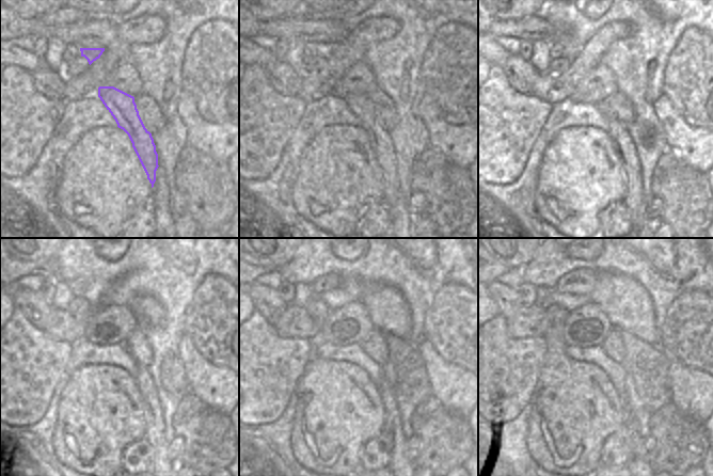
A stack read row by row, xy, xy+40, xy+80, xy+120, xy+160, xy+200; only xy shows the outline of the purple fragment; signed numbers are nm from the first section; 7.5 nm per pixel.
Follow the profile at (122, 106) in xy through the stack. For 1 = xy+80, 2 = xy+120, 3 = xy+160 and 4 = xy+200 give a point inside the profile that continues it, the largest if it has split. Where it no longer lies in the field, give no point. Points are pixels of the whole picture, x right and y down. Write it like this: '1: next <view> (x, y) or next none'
1: next xy+80 (622, 143)
2: next xy+120 (154, 423)
3: next xy+160 (392, 428)
4: next xy+200 (635, 439)

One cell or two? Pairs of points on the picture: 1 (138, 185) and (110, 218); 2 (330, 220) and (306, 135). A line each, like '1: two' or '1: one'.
1: one
2: two

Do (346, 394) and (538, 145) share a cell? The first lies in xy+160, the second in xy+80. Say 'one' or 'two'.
two

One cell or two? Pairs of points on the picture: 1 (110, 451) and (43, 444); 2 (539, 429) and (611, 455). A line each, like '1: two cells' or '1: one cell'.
1: two cells
2: two cells

